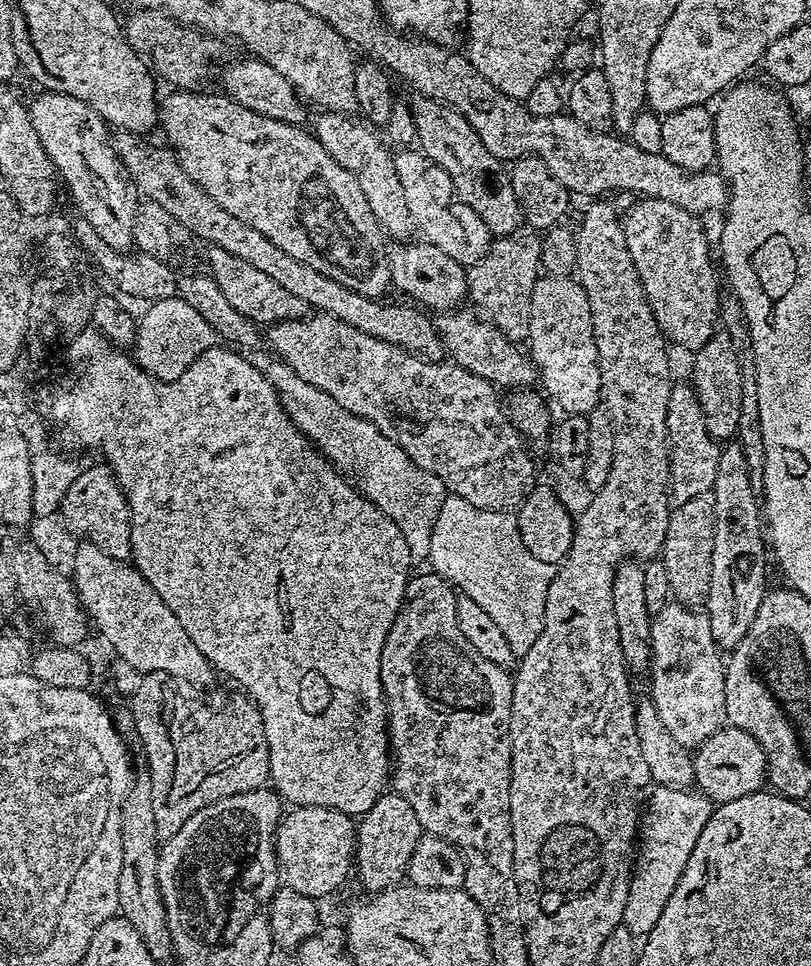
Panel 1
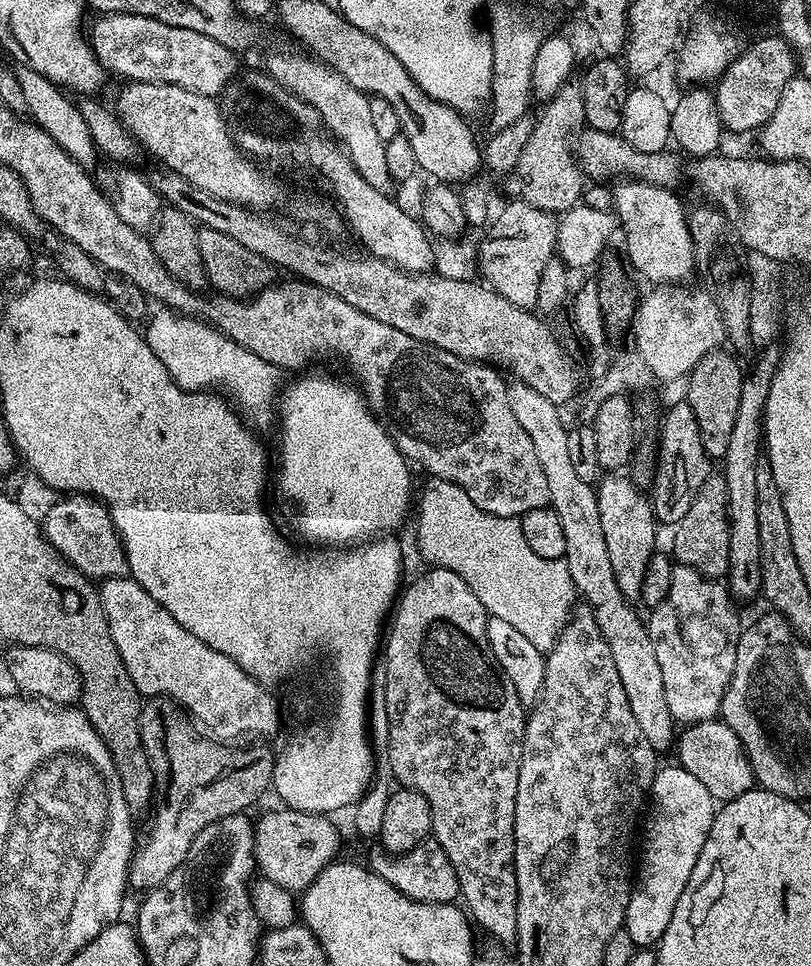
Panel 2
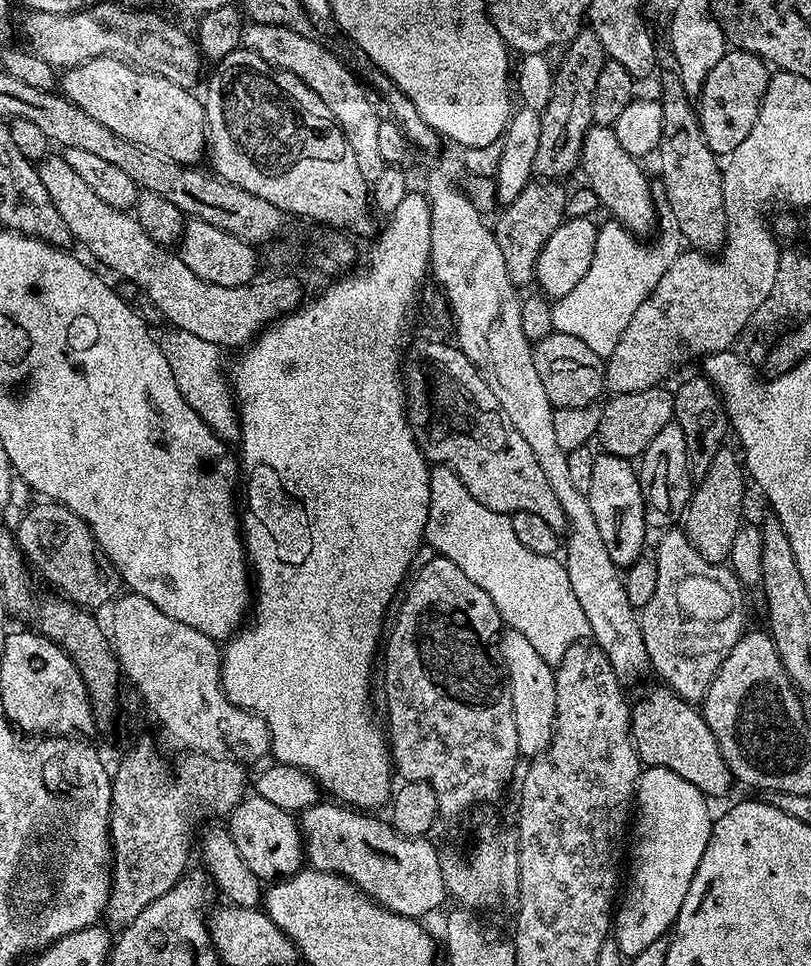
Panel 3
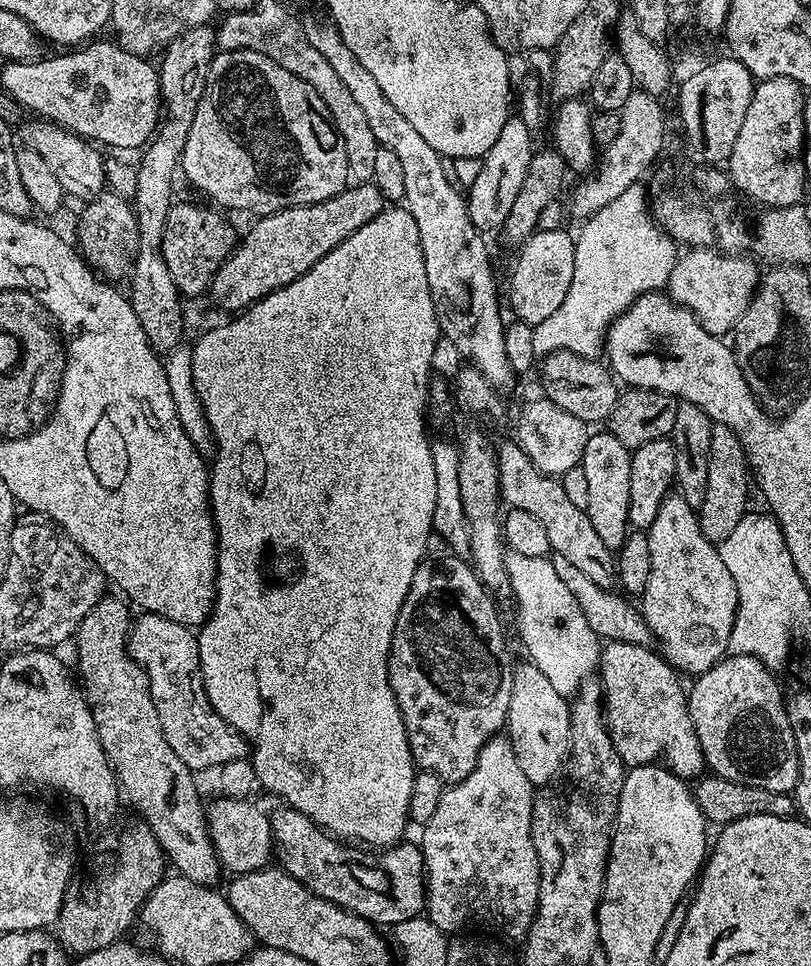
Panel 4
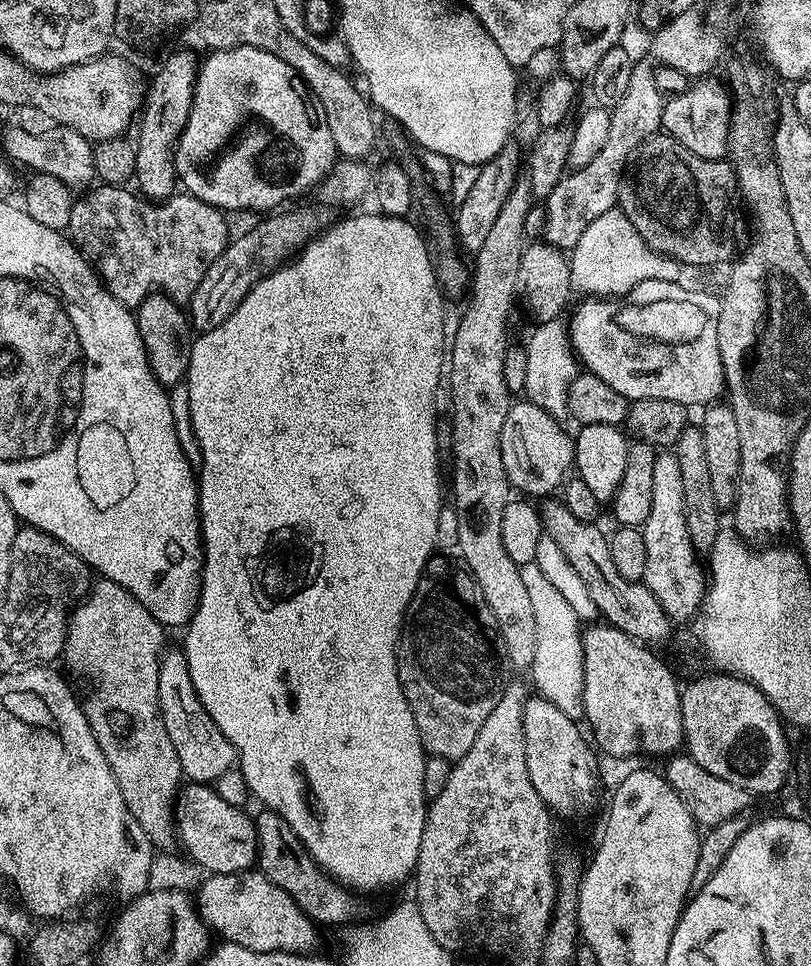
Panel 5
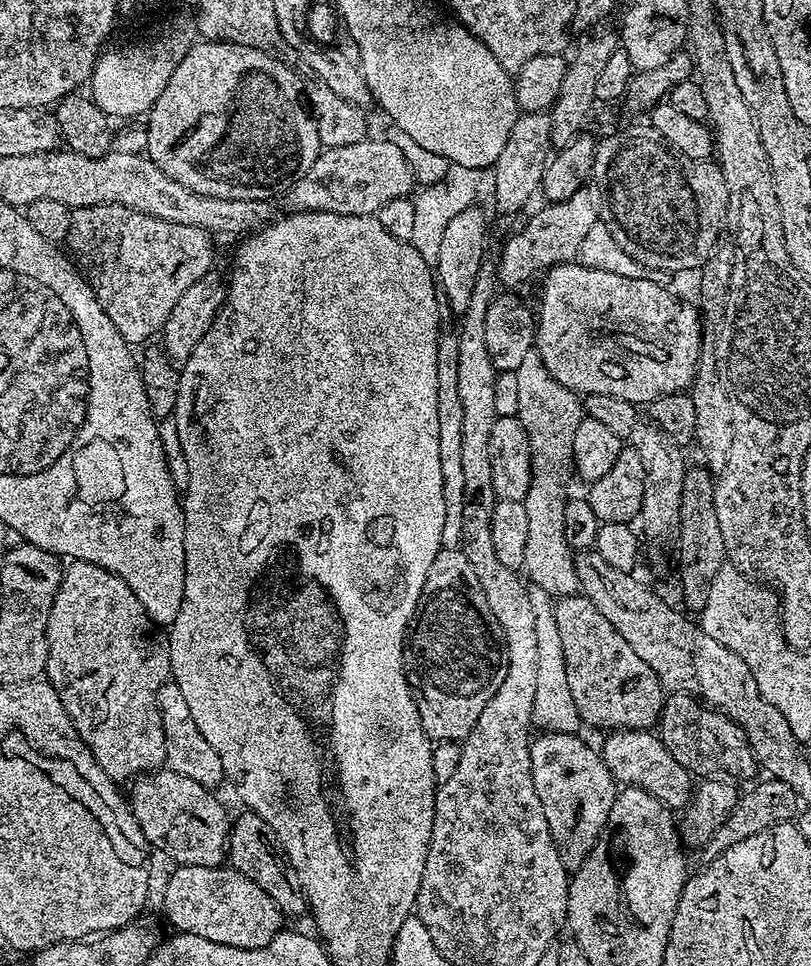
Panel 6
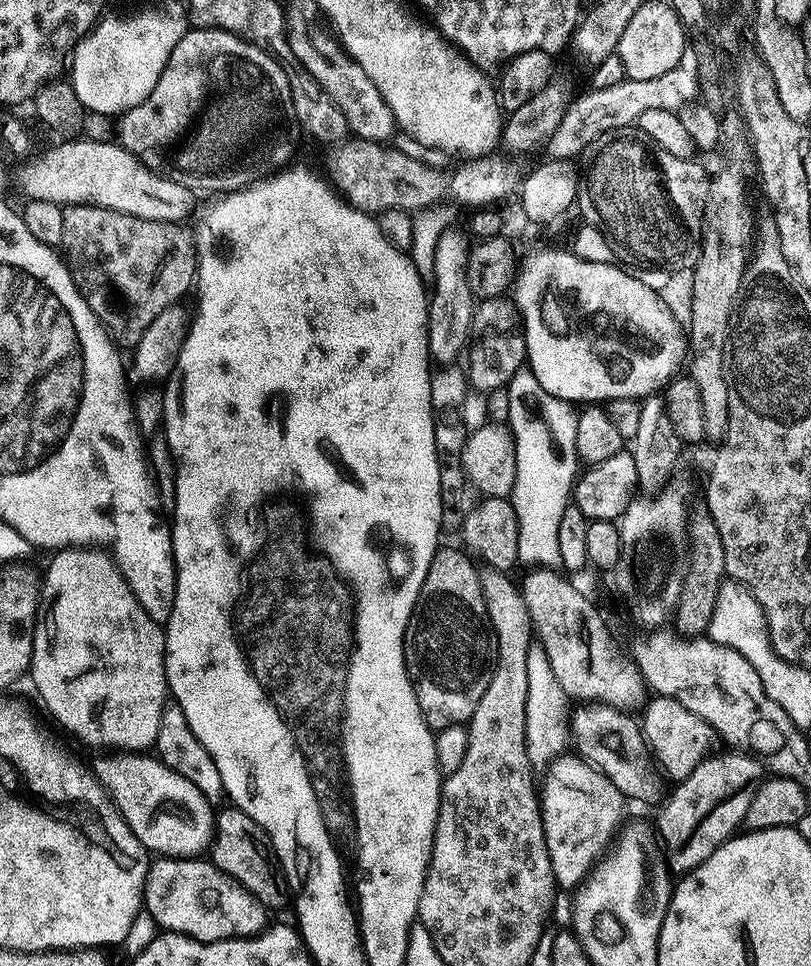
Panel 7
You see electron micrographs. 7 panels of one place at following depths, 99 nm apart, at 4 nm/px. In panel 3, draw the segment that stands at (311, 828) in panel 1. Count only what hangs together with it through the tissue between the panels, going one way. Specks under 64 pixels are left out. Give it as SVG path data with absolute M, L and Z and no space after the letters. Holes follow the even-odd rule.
M245 795L240 805L227 817L226 827L242 862L250 866L261 882L275 882L293 876L305 863L304 838L300 834L297 817L274 806L274 802L266 802L266 798Z

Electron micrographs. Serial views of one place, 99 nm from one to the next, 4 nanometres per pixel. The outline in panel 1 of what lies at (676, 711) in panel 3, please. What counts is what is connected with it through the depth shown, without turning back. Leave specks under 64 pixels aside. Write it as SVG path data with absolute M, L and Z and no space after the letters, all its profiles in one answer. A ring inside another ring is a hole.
M731 726L720 728L712 737L707 738L699 748L695 749L694 759L696 761L695 787L717 805L732 804L734 798L746 798L746 794L761 791L768 779L768 759L762 746L750 734L746 734L746 730L741 728Z

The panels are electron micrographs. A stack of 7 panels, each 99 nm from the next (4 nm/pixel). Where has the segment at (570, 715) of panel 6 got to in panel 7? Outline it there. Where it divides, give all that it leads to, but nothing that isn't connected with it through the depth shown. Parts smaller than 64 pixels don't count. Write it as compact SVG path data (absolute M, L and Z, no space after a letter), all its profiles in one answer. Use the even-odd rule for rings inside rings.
M536 646L527 657L527 691L525 706L525 742L531 767L547 769L557 756L570 744L570 698L558 686L558 678L554 678L554 670L550 670L550 662L543 649Z

